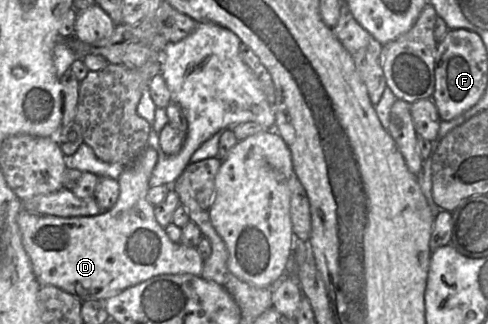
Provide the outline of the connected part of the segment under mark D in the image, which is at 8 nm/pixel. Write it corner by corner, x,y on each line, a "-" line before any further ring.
147,147
120,175
120,195
114,207
98,215
58,217
22,208
17,223
41,286
56,286
82,302
105,301
158,275
201,275
204,260
197,248
173,242
158,224
155,206
147,199
149,179
157,161
158,152

